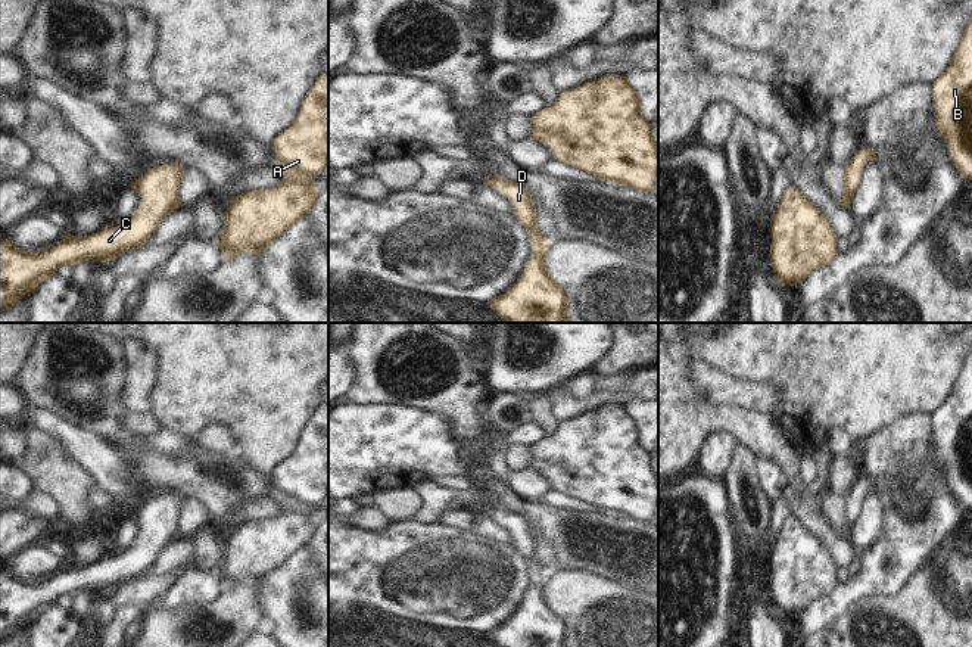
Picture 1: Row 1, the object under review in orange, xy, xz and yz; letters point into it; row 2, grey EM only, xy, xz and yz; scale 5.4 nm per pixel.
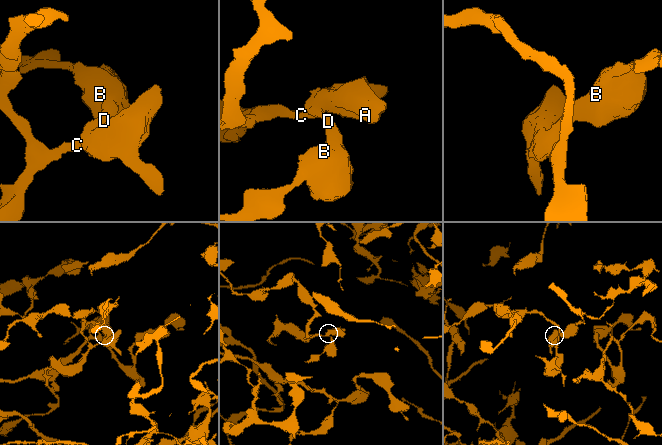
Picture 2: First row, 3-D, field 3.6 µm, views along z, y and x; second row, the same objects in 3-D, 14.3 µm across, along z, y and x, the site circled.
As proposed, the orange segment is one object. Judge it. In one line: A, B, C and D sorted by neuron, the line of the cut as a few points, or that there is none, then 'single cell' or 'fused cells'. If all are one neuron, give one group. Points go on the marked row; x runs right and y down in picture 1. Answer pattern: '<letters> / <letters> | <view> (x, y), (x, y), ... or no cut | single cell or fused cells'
A B C D | no cut | single cell

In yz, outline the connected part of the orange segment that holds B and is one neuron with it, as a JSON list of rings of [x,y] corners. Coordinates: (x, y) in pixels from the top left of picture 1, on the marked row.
[[[972,21],[947,69],[934,81],[938,134],[951,149],[951,161],[972,181]]]

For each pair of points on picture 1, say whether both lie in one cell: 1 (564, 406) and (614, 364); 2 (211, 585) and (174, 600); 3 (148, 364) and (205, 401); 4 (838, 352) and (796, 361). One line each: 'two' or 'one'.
1: two
2: one
3: two
4: one

